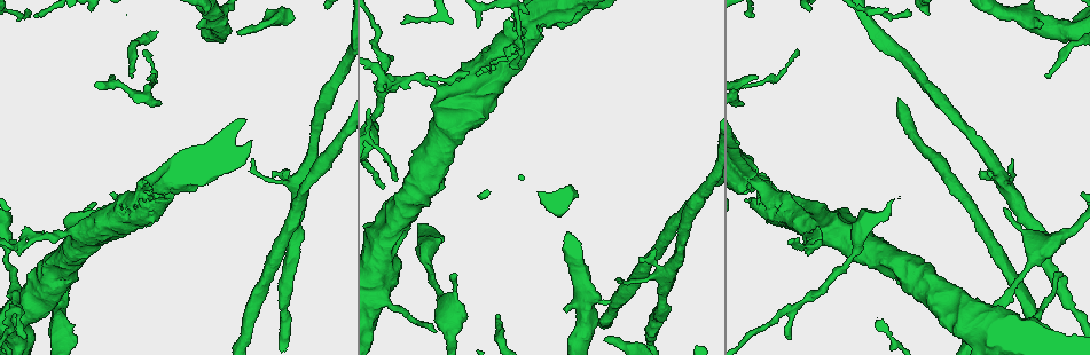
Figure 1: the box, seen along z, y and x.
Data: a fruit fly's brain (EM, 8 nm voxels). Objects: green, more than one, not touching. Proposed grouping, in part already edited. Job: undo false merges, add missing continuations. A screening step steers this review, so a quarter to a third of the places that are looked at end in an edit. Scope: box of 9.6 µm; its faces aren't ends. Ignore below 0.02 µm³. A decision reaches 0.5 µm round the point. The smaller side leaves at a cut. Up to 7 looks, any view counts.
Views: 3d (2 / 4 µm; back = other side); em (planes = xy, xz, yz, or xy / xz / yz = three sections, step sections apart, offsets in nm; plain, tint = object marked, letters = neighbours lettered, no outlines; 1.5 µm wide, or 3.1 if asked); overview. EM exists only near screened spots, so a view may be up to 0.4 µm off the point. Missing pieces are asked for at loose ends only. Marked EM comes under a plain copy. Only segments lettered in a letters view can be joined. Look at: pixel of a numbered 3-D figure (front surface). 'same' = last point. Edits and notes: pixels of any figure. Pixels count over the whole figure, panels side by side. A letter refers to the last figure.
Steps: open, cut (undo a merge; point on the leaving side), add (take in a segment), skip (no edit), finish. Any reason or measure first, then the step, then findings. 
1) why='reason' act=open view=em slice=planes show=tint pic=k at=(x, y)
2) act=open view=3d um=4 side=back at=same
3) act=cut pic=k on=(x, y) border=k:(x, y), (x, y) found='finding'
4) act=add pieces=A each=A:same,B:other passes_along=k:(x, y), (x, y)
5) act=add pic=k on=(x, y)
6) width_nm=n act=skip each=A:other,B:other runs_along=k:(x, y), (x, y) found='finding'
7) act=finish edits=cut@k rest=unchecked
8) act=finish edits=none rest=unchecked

act=open view=3d um=4 pic=1 at=(111, 75)

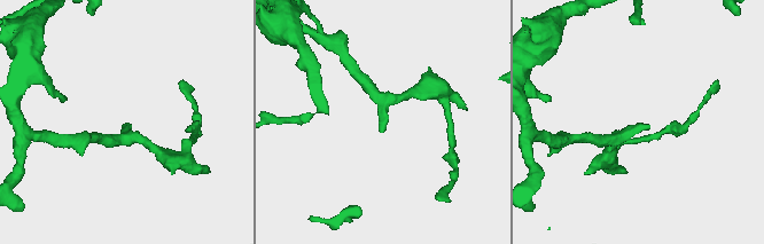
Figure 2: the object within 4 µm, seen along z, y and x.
why='need the tissue' act=open view=em slice=yz step=4 show=letters pic=2 at=(647, 126)

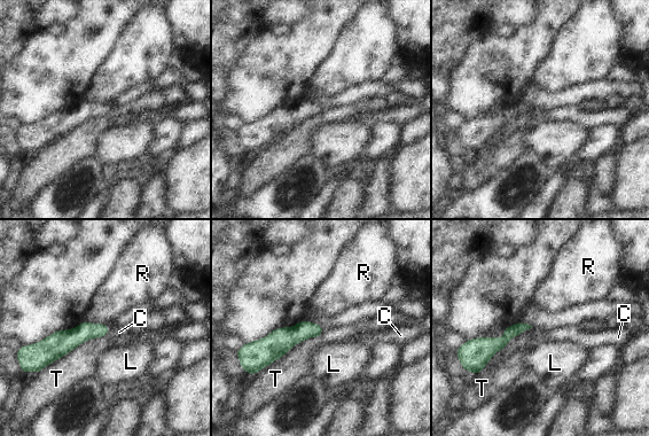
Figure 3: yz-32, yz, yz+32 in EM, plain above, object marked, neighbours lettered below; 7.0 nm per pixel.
act=open view=em slice=planes show=letters at=same

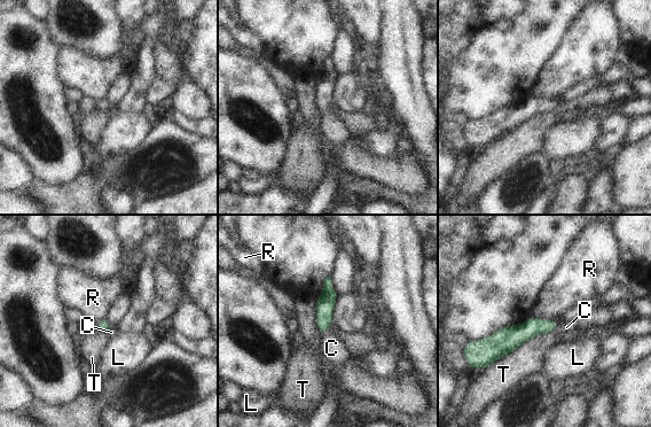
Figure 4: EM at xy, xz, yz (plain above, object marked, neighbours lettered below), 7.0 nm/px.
longest_contact=T:550nm act=add pieces=C each=C:same,L:other,R:other,T:other passes_along=4:(324, 304), (326, 330), (331, 348) found='it goes on there'

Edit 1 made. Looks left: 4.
why='an open end' act=open view=3d um=2 side=back pic=1 at=(790, 339)

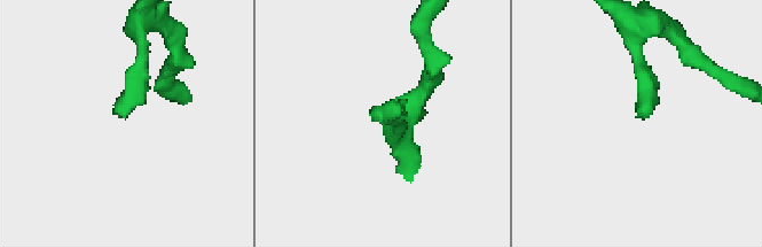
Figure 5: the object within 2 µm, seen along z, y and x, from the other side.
why='shape alone is not enough' act=open view=em slice=planes show=tint pic=5 at=(644, 119)

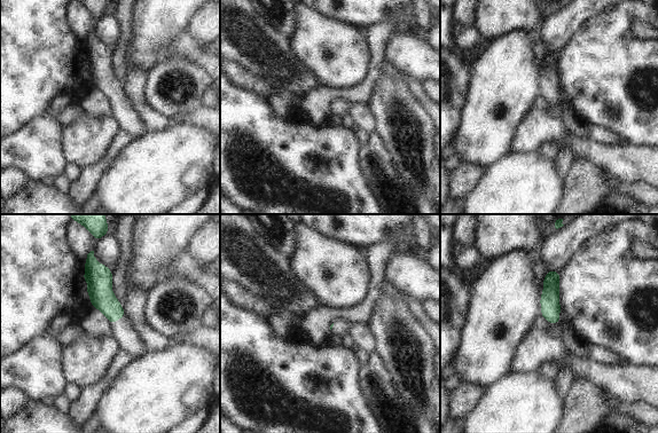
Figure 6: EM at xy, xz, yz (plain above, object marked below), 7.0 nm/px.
why='what lies round it' act=open view=em slice=planes show=letters at=same

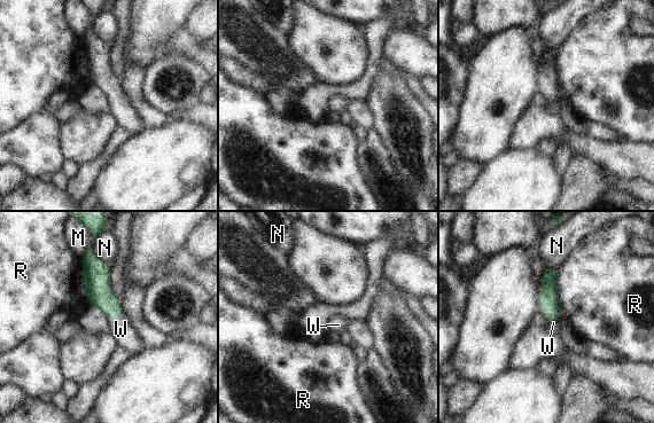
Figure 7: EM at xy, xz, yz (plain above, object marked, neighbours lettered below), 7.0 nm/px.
act=add pieces=W each=M:other,N:other,R:other,W:same passes_along=7:(98, 286), (115, 316), (121, 329) found='the neuron continues'

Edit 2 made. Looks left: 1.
act=finish edits=add@4,add@7 rest=unchecked

